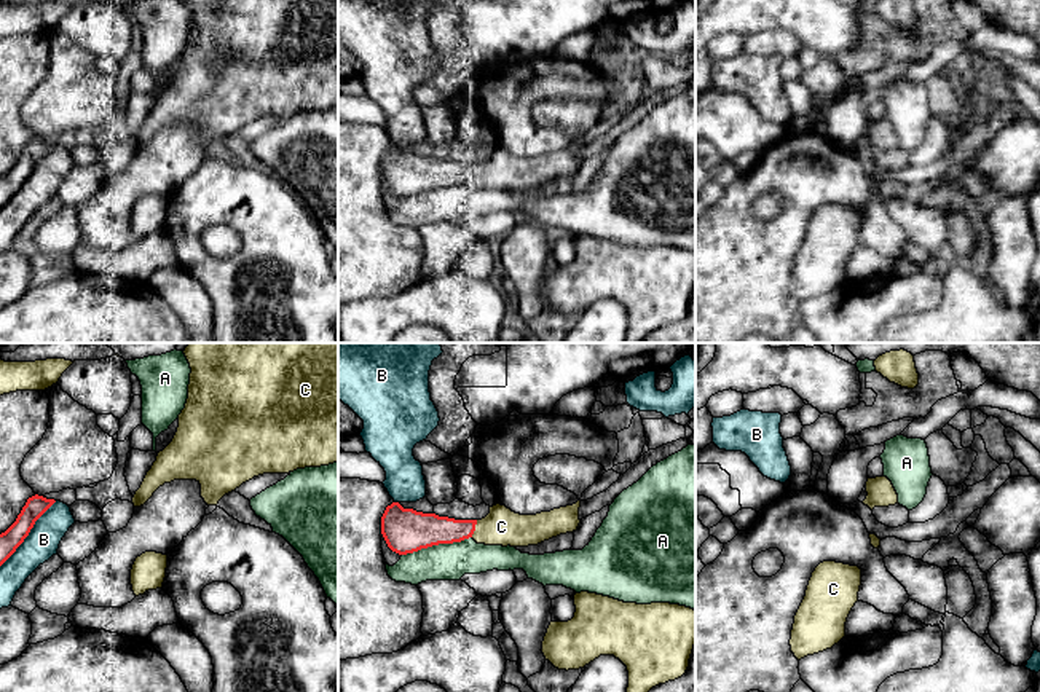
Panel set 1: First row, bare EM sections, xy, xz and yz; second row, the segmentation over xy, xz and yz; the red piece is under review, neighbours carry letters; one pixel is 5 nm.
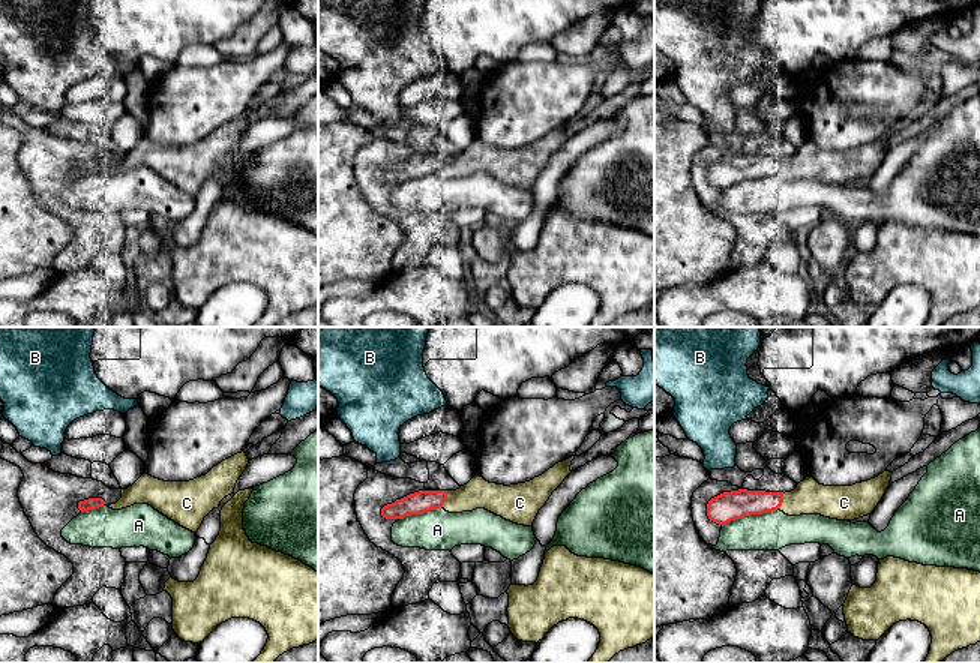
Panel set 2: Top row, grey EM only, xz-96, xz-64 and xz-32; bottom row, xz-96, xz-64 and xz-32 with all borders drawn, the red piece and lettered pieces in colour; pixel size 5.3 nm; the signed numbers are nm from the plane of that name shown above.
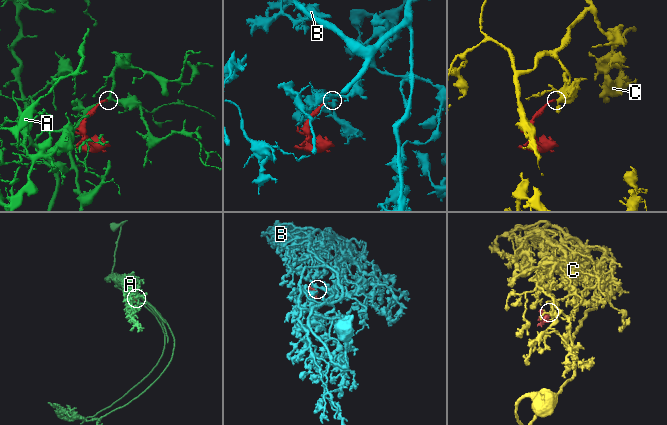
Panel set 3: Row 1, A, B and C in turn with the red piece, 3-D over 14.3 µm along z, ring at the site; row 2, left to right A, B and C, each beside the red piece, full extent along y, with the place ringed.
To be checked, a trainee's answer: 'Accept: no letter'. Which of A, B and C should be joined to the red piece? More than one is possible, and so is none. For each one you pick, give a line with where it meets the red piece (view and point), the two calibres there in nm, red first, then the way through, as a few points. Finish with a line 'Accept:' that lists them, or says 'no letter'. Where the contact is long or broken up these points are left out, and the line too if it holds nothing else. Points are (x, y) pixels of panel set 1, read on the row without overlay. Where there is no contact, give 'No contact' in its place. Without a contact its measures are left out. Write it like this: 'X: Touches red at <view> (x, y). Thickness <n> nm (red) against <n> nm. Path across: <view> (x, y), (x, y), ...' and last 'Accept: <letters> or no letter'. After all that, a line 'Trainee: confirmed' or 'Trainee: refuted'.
C: Touches red at xz (474, 171). Thickness 180 nm (red) against 190 nm
Accept: C
Trainee: refuted

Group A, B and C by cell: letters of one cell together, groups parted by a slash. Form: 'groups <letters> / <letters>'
groups A / B / C

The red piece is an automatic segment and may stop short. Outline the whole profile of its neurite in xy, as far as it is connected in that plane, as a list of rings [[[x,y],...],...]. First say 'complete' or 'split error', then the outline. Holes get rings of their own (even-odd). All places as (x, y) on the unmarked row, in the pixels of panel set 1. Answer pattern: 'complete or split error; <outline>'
complete; [[[32,139],[27,142],[16,164],[0,177],[0,209],[16,195],[33,171],[35,164],[54,147],[54,142]]]

